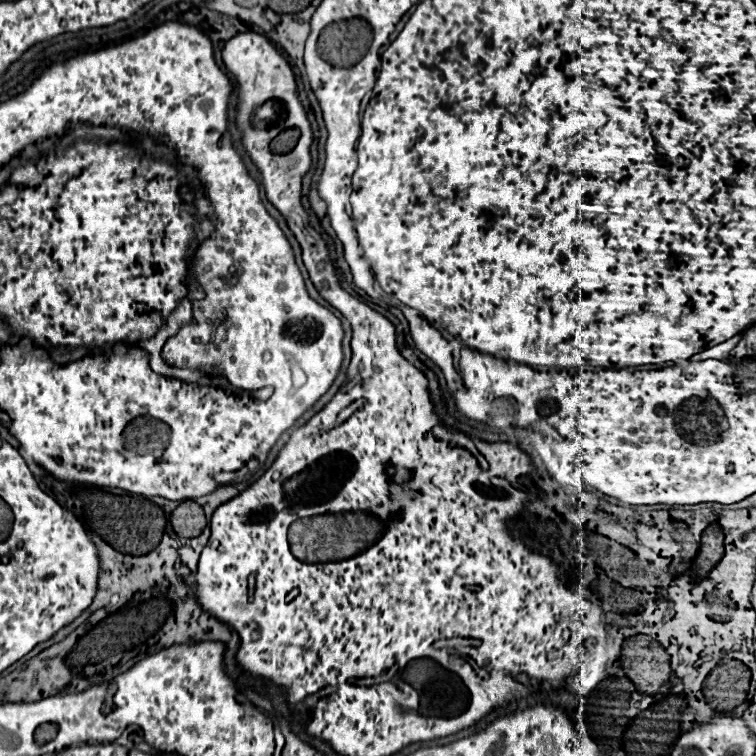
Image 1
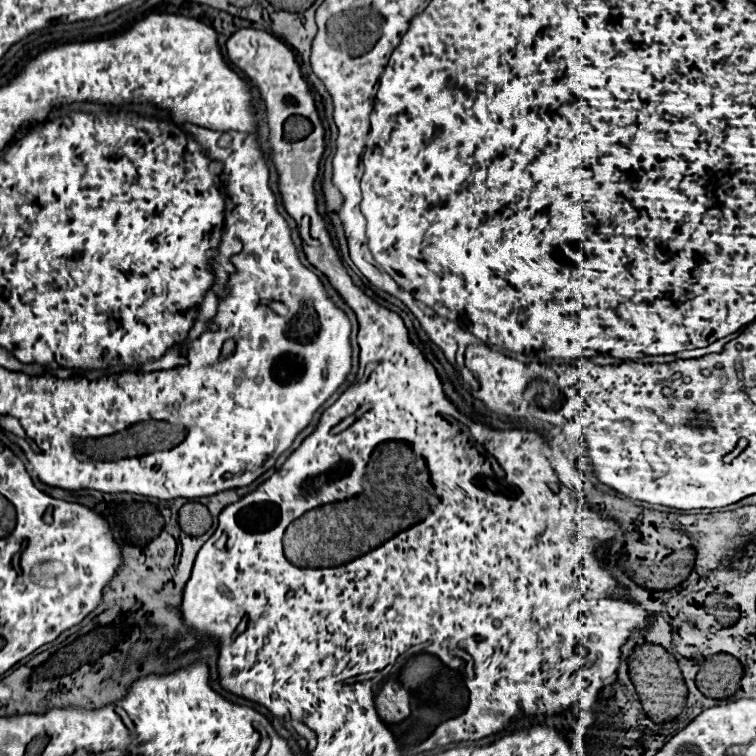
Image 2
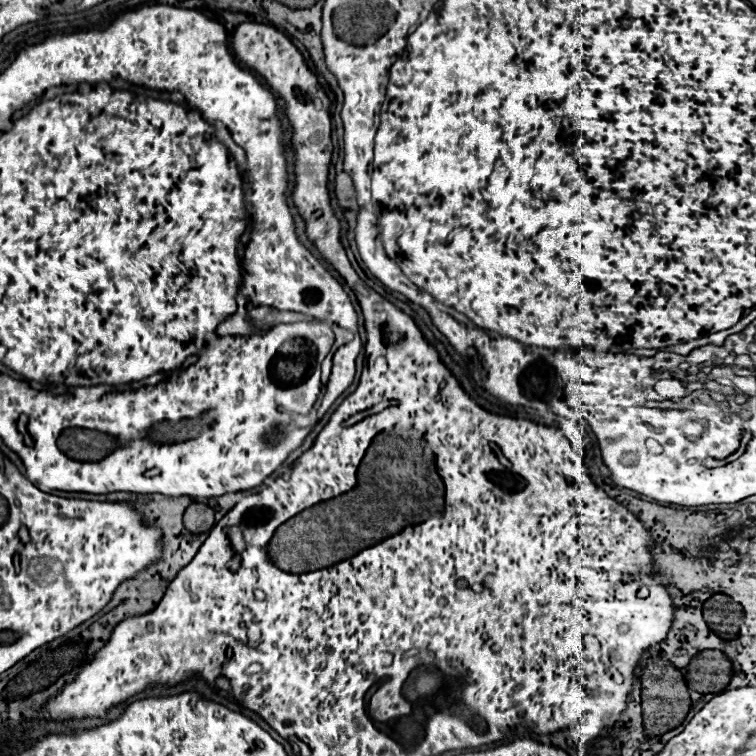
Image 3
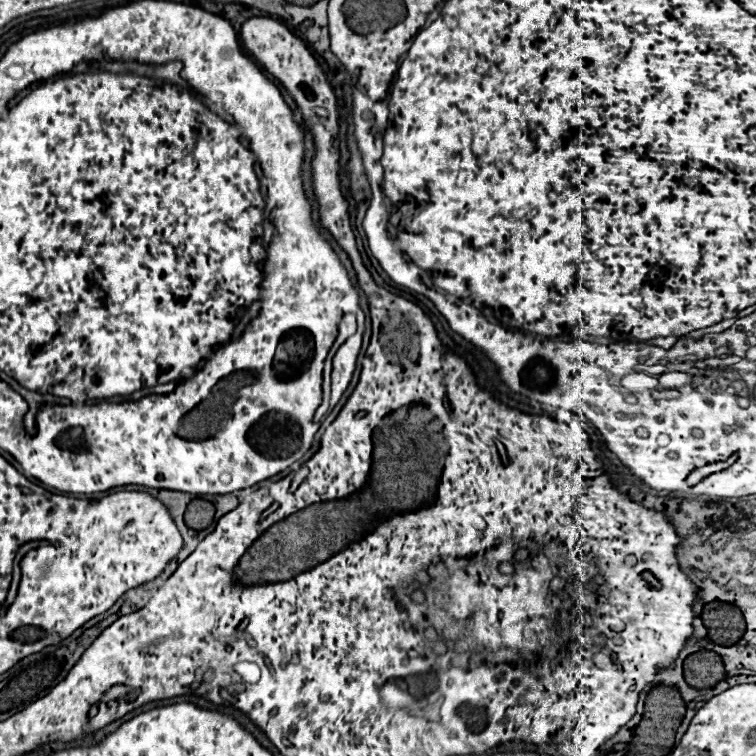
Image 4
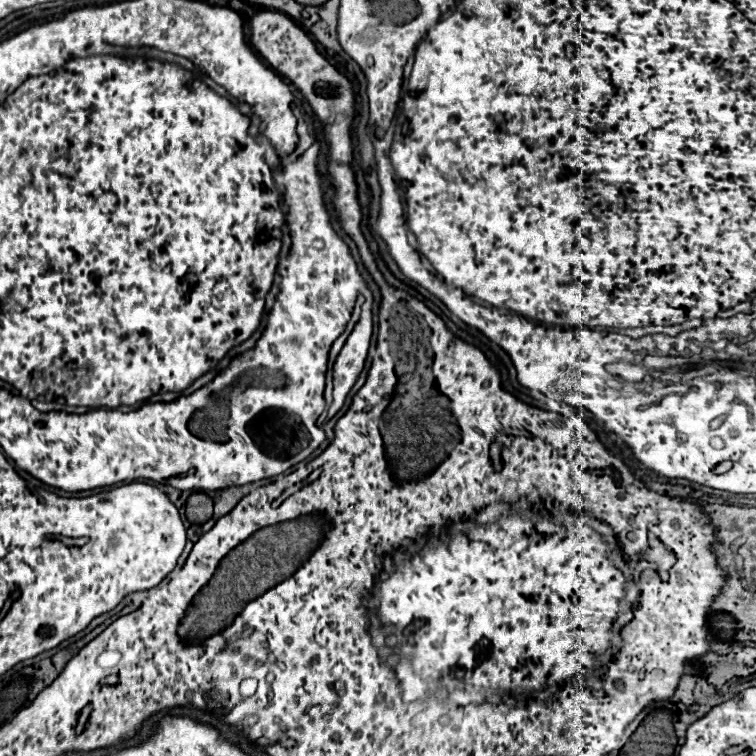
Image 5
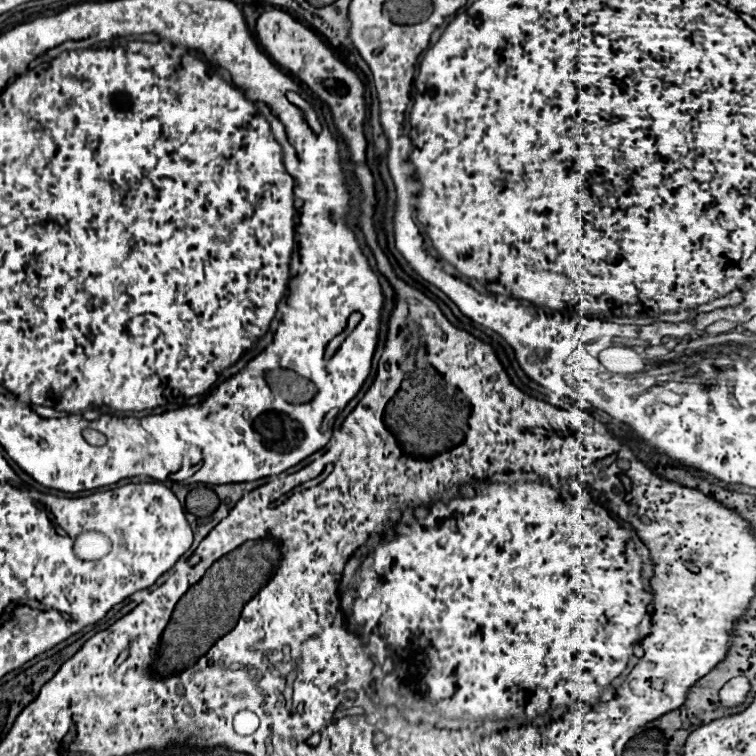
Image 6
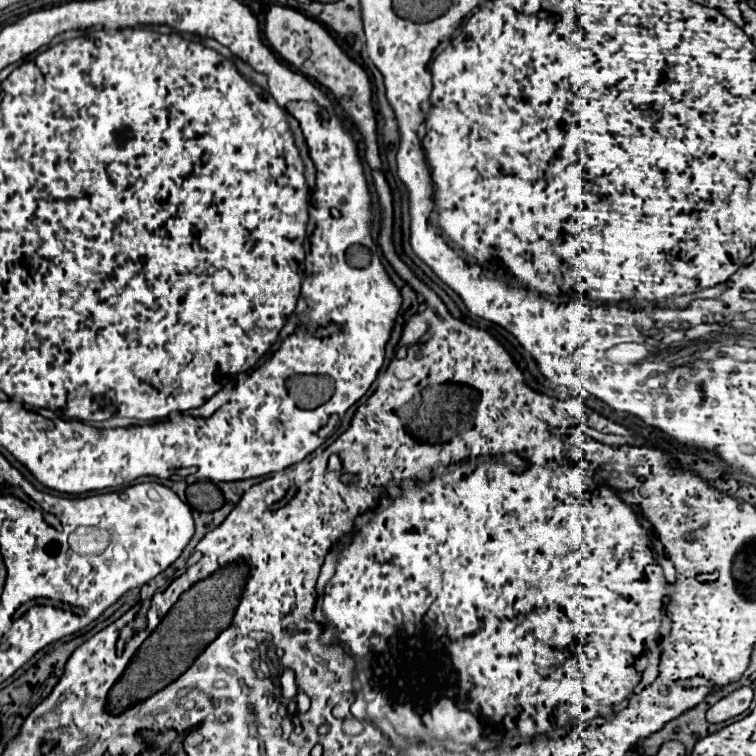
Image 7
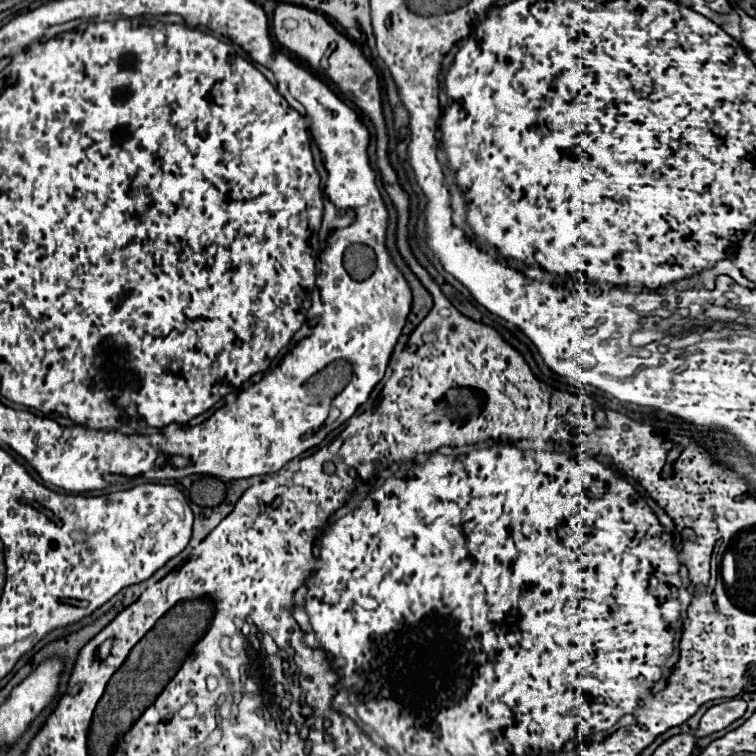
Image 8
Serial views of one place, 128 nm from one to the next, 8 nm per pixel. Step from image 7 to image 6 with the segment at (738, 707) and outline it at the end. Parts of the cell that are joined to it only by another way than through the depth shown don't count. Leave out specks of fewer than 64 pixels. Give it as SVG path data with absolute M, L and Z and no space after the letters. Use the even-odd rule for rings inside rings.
M742 676L732 678L732 680L726 682L724 688L720 690L720 702L722 702L724 706L738 706L738 704L746 698L748 690L750 690L750 682L748 682L746 678L742 678Z

